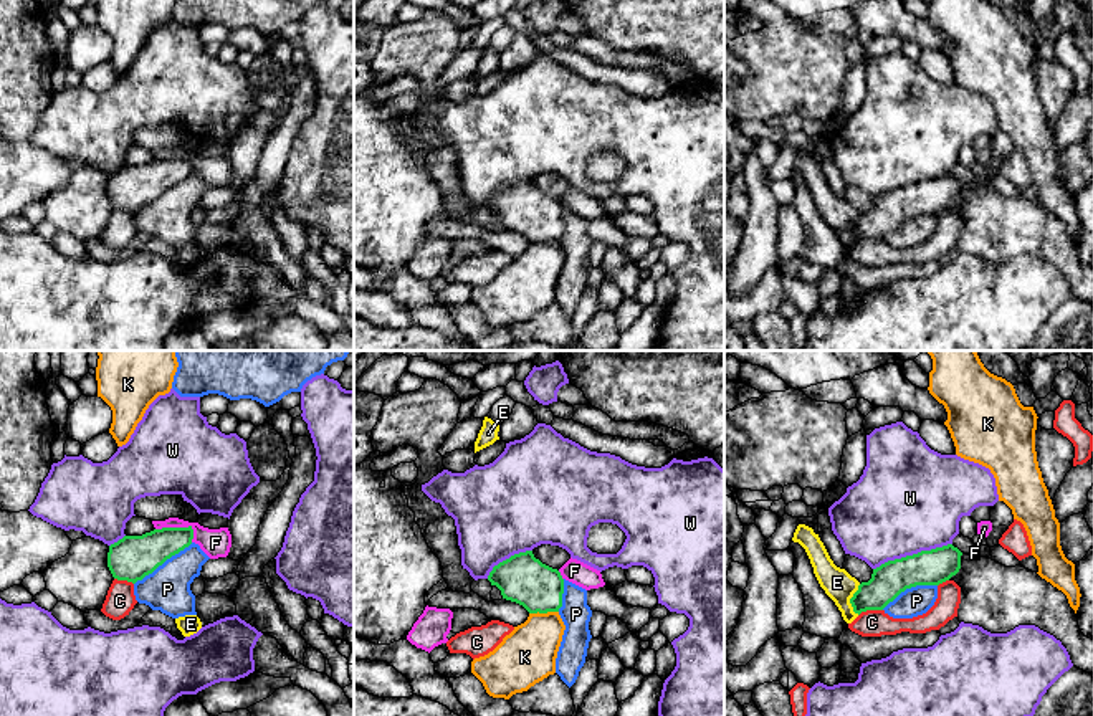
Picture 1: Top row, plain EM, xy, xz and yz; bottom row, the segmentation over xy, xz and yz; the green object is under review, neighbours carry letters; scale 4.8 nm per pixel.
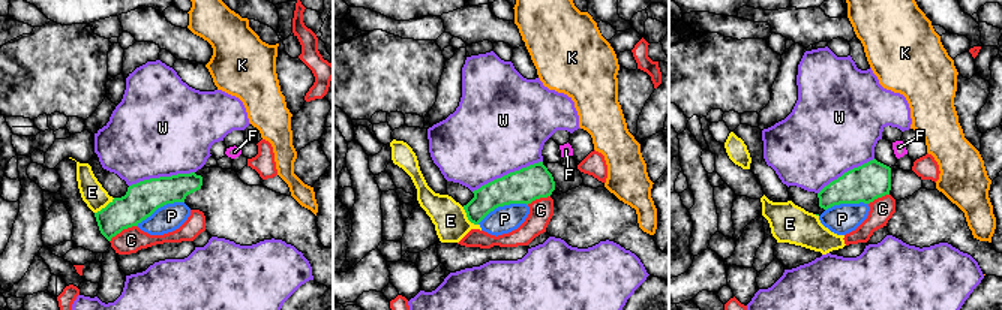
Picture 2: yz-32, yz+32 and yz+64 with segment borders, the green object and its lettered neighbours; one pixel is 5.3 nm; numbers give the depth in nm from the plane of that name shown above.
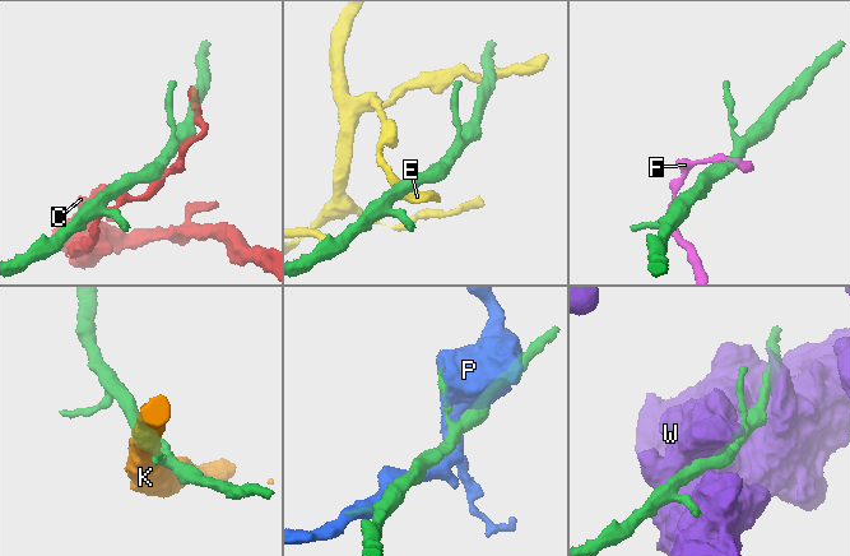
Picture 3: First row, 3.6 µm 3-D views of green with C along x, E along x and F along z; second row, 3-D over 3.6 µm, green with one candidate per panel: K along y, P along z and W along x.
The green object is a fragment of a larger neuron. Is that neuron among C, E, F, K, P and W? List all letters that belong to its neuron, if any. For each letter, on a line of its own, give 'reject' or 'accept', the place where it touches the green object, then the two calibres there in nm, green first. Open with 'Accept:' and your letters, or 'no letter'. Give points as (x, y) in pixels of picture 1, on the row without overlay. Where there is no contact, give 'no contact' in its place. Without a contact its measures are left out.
Accept: W
C: reject; contact yz (870, 238); calibres 170 and 130 nm
E: reject; contact yz (850, 229); calibres 170 and 150 nm
F: reject; contact xy (179, 157); calibres 200 and 140 nm
K: reject; contact xz (543, 242); calibres 240 and 280 nm
P: reject; contact xy (162, 192); calibres 220 and 220 nm
W: accept; contact yz (913, 184); calibres 180 and 480 nm

